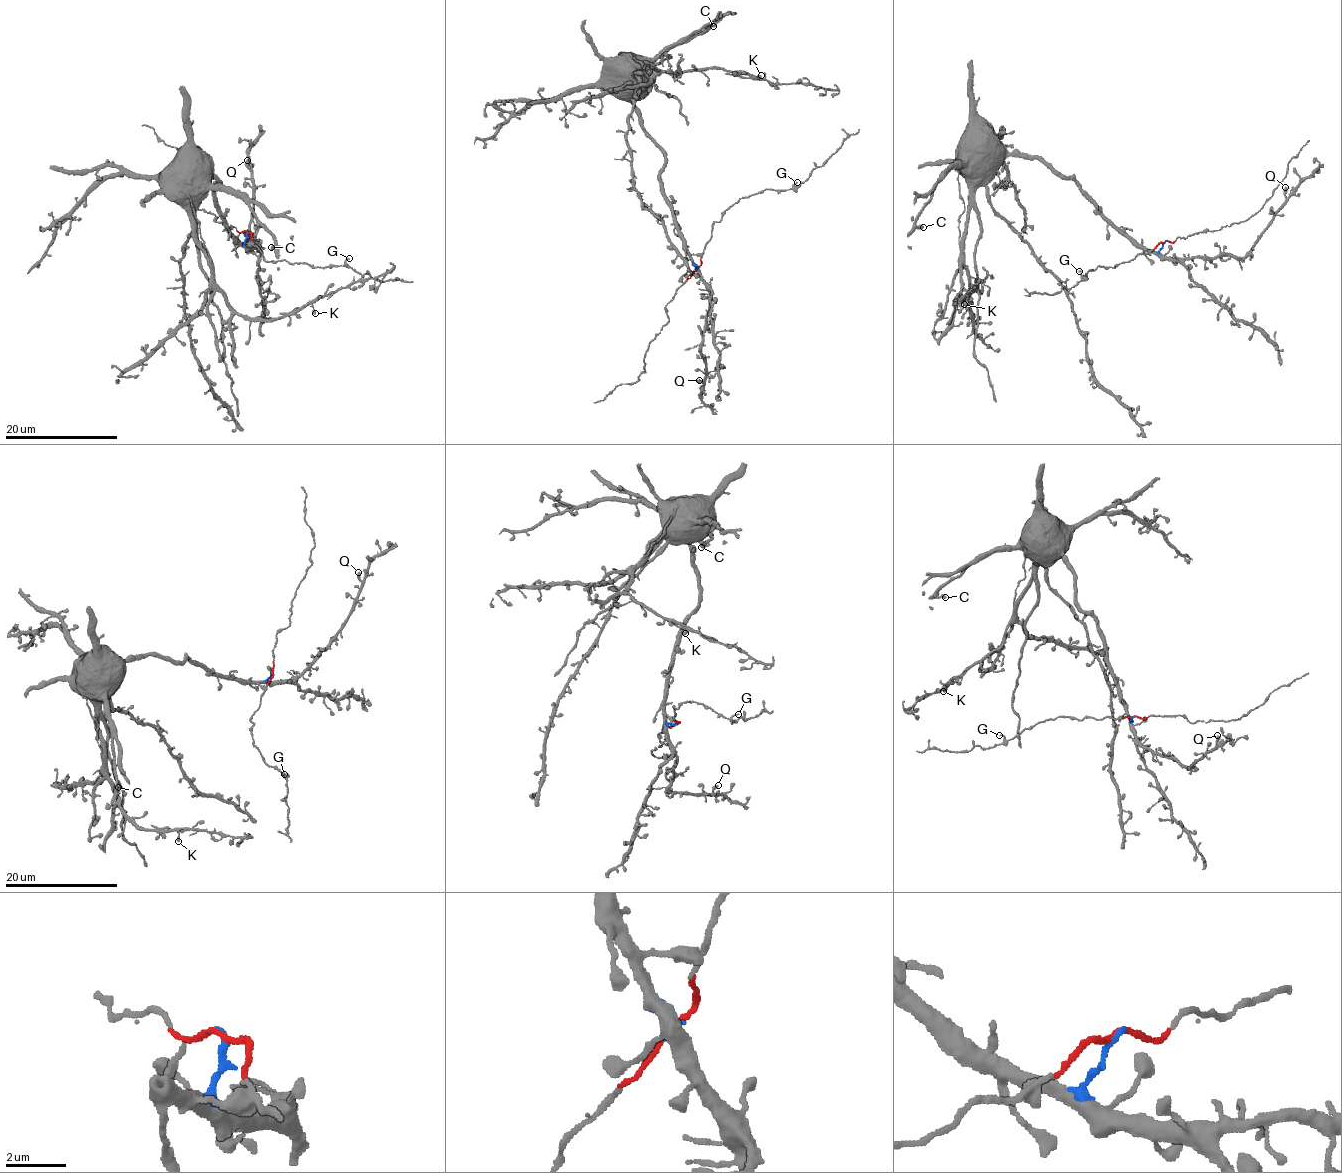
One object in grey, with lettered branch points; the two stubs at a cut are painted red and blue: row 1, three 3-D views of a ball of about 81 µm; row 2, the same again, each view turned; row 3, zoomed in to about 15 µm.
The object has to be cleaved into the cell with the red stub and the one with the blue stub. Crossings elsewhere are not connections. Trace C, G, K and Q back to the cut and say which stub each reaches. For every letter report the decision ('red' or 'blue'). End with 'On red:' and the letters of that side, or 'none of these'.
C: blue
G: red
K: blue
Q: blue
On red: G

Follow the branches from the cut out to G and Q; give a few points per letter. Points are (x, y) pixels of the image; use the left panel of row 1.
G: (247, 231), (266, 261), (284, 259), (317, 267), (341, 266), (349, 258)
Q: (247, 231), (248, 246), (257, 244), (258, 240), (252, 235), (248, 237), (253, 178), (247, 159)

